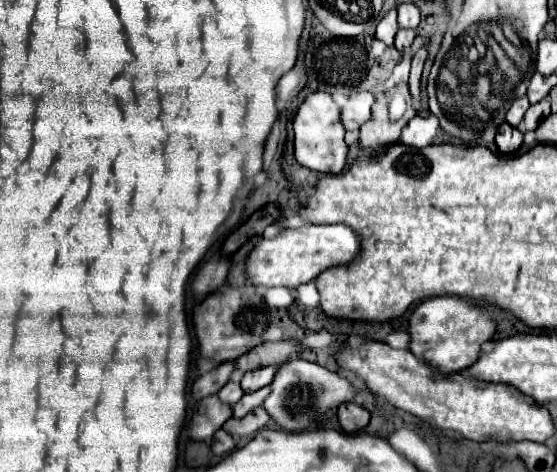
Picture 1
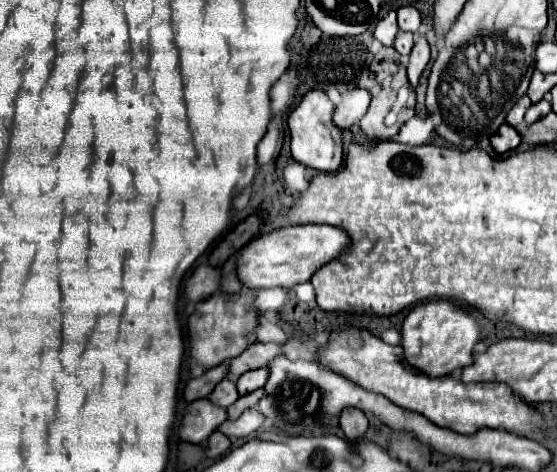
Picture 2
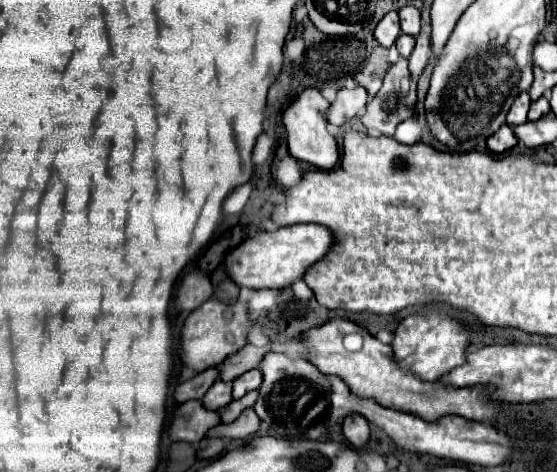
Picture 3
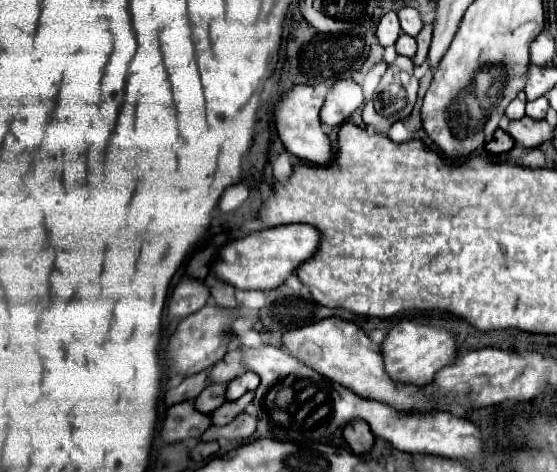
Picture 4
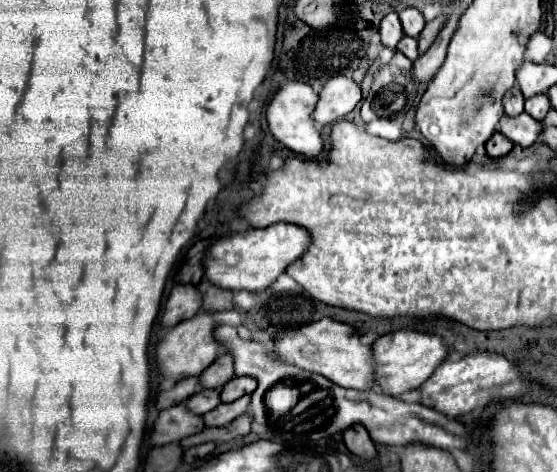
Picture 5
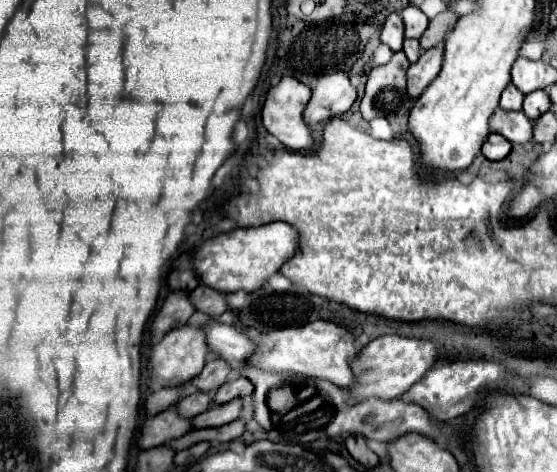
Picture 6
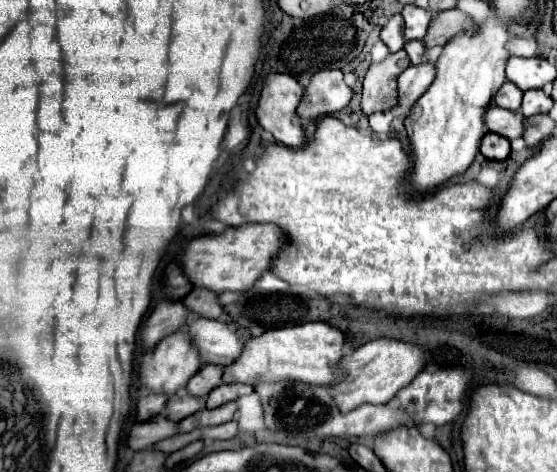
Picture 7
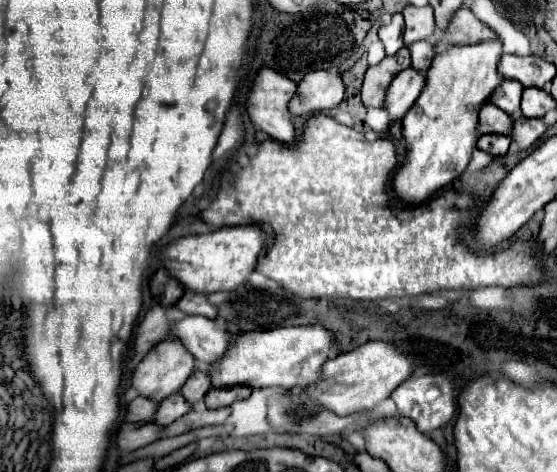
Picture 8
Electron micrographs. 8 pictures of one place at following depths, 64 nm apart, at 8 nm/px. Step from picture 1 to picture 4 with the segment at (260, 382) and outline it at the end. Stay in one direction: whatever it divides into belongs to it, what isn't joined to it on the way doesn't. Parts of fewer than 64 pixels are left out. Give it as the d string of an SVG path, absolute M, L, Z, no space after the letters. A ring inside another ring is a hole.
M244 372L242 376L234 378L234 380L228 384L226 396L228 396L228 400L236 400L236 398L244 396L246 392L254 390L258 384L260 384L260 376L256 376L254 372Z

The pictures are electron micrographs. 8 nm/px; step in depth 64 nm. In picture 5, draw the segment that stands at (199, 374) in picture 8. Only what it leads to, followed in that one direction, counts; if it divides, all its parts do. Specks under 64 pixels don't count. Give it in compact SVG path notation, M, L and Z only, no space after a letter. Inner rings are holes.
M224 354L216 358L214 364L210 364L202 374L200 382L204 388L218 388L224 386L228 380L234 378L234 360L230 354Z

